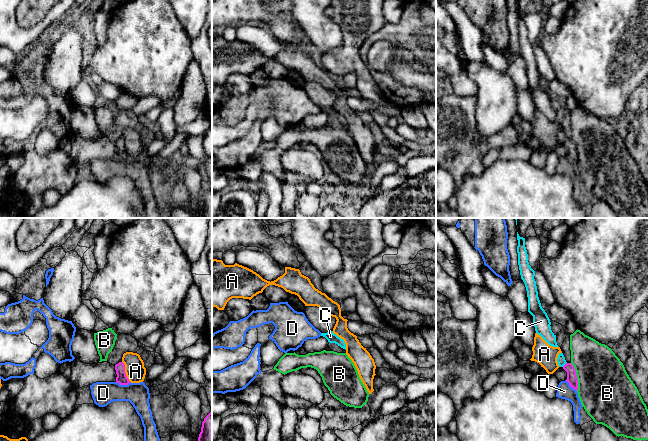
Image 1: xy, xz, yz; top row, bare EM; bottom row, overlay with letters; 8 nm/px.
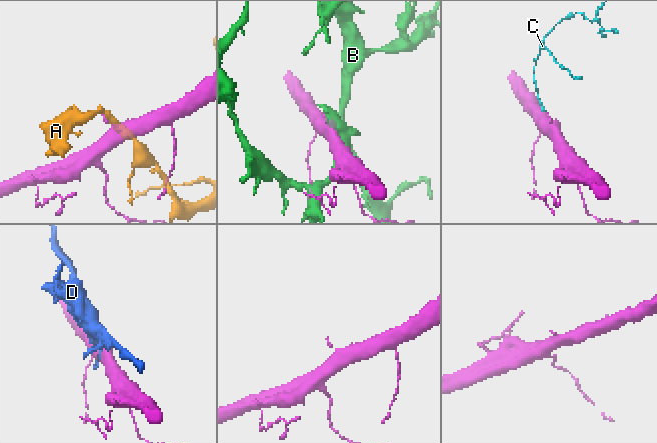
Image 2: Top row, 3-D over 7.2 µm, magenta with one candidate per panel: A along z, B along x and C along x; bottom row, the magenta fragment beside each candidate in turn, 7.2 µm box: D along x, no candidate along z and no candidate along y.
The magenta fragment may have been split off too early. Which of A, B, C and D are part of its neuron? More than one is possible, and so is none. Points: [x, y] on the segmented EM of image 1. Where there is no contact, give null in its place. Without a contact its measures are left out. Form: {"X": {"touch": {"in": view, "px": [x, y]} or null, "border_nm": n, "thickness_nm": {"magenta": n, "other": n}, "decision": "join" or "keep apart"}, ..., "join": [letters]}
{"A": {"touch": {"in": "xy", "px": [124, 371]}, "border_nm": 180, "thickness_nm": {"magenta": 90, "other": 160}, "decision": "keep apart"}, "B": {"touch": {"in": "yz", "px": [576, 377]}, "border_nm": 240, "thickness_nm": {"magenta": 80, "other": 440}, "decision": "keep apart"}, "C": {"touch": {"in": "yz", "px": [565, 364]}, "border_nm": 50, "thickness_nm": {"magenta": 80, "other": 70}, "decision": "join"}, "D": {"touch": {"in": "xy", "px": [123, 384]}, "border_nm": 120, "thickness_nm": {"magenta": 90, "other": 190}, "decision": "keep apart"}, "join": ["C"]}

